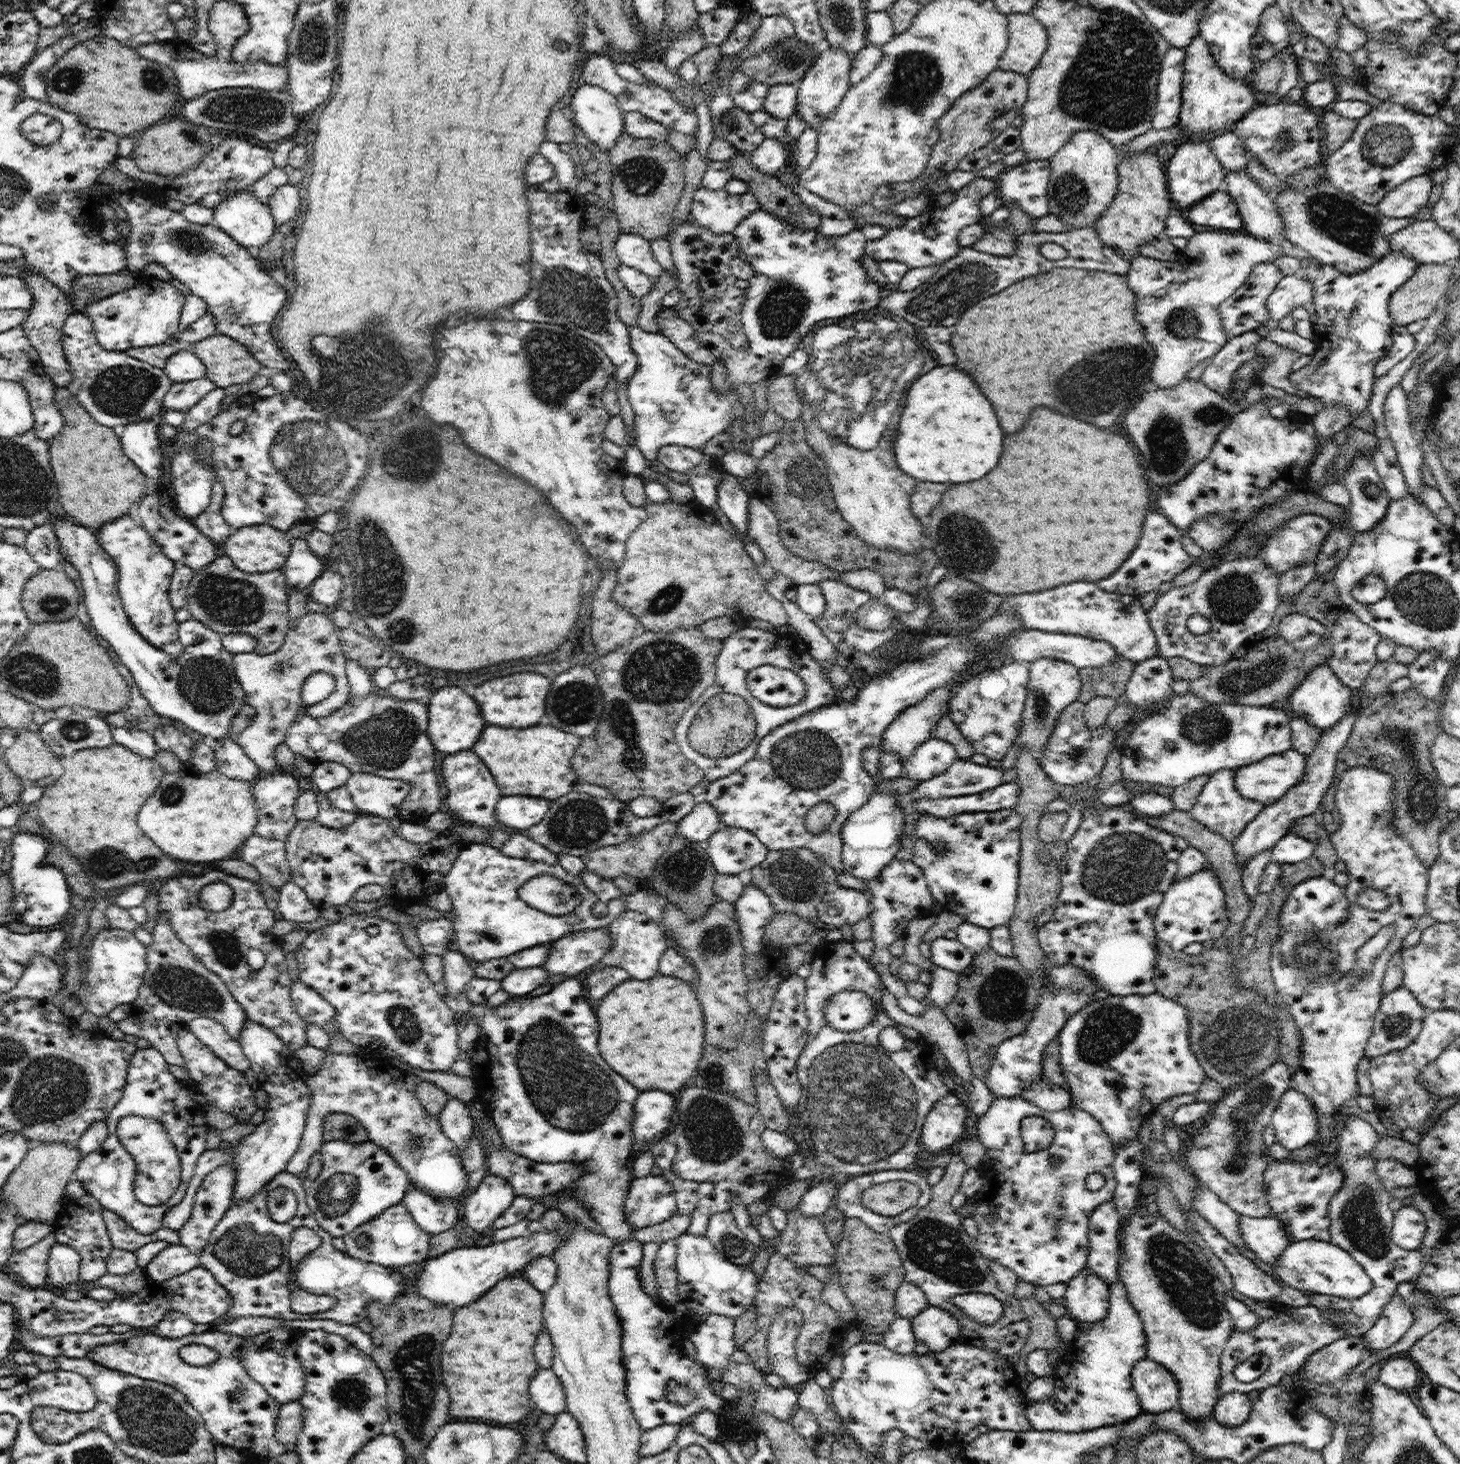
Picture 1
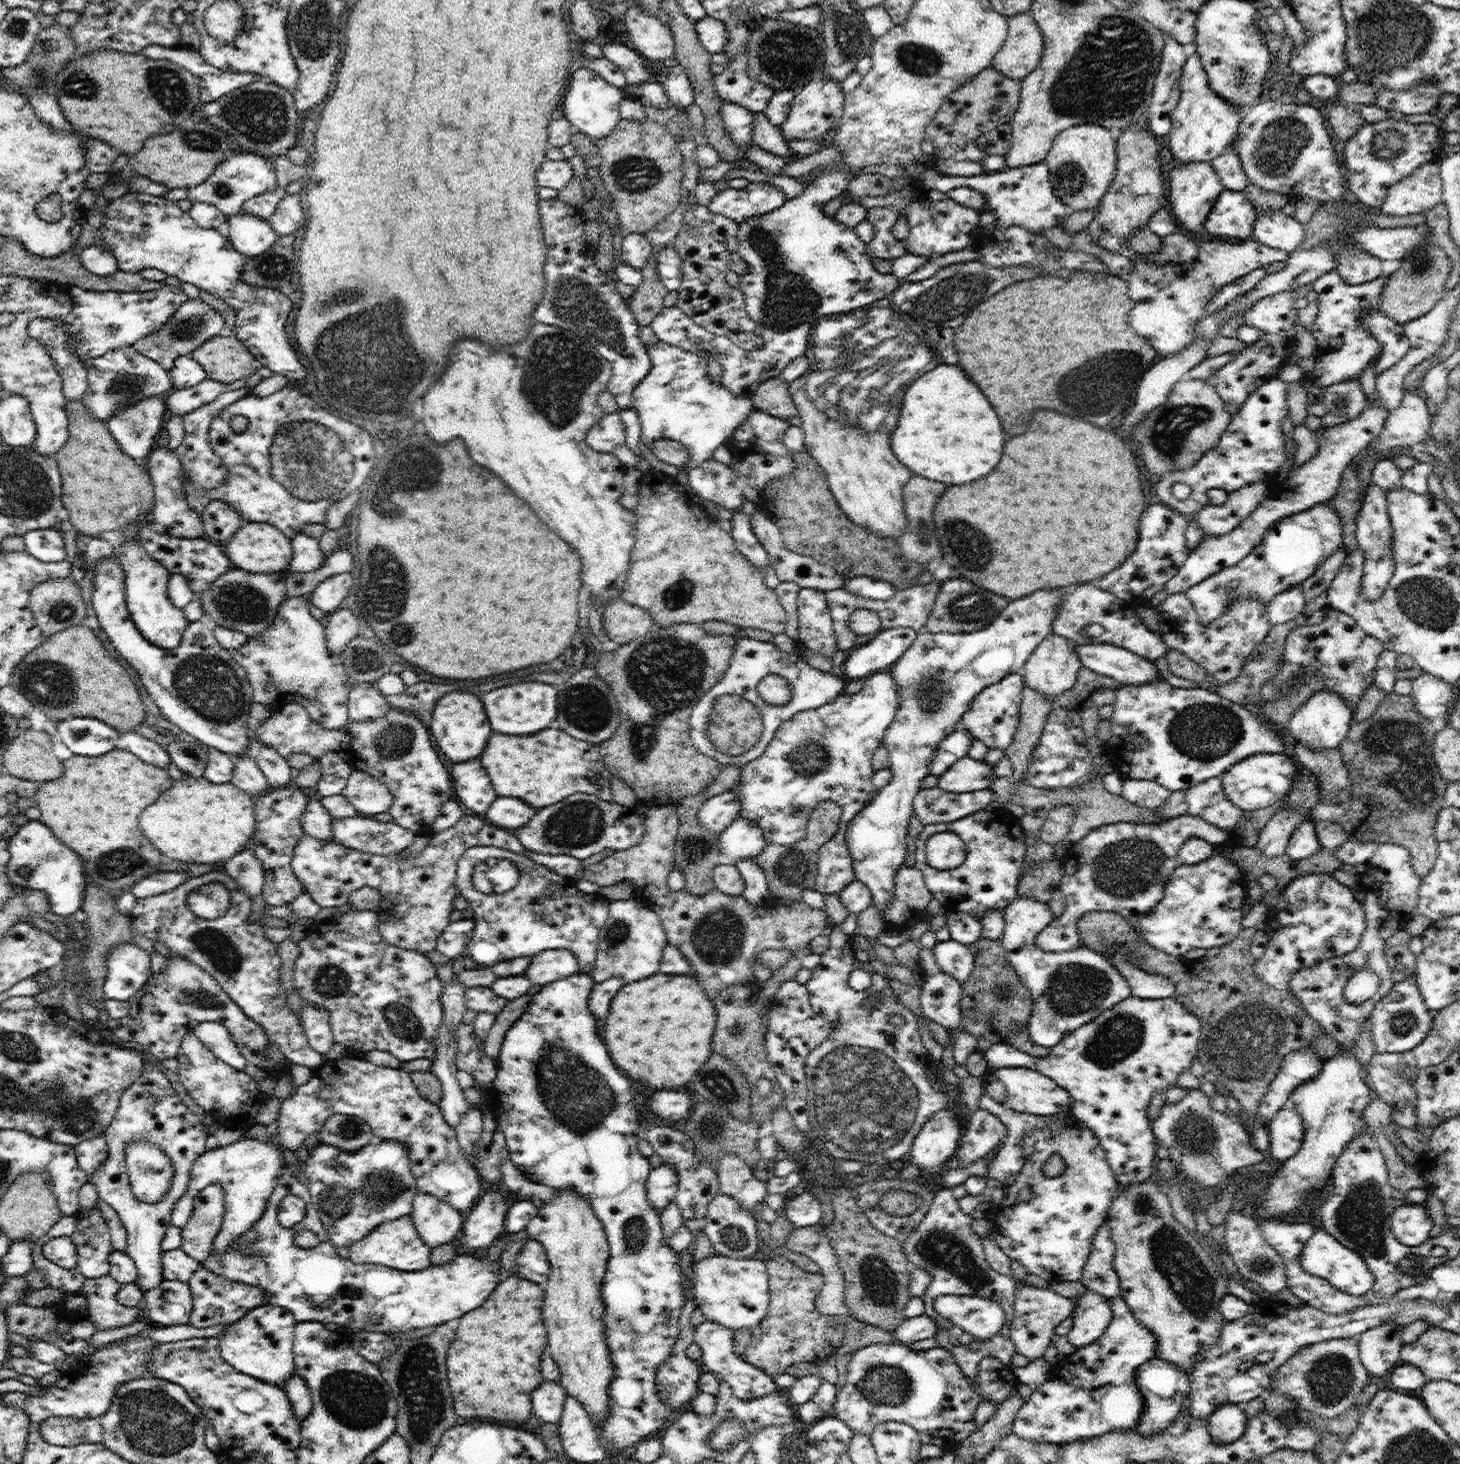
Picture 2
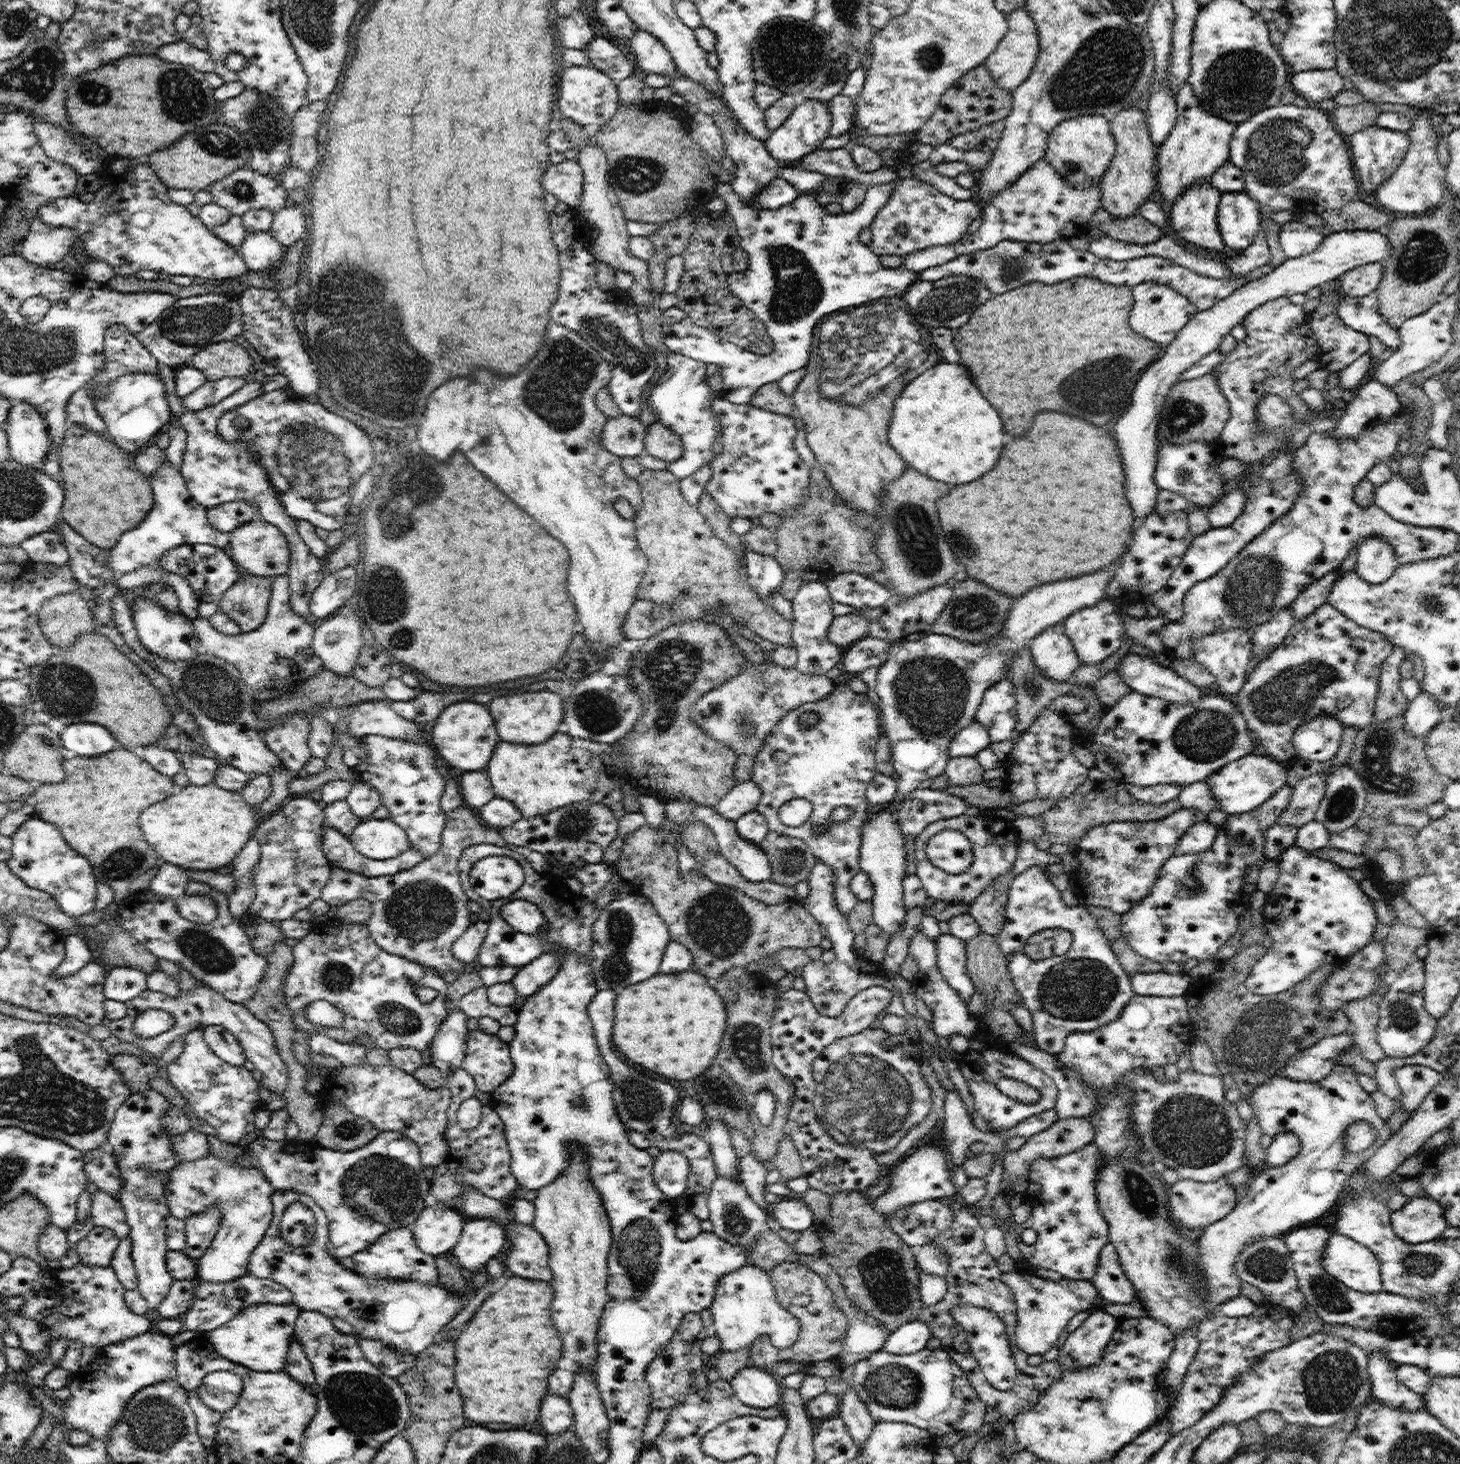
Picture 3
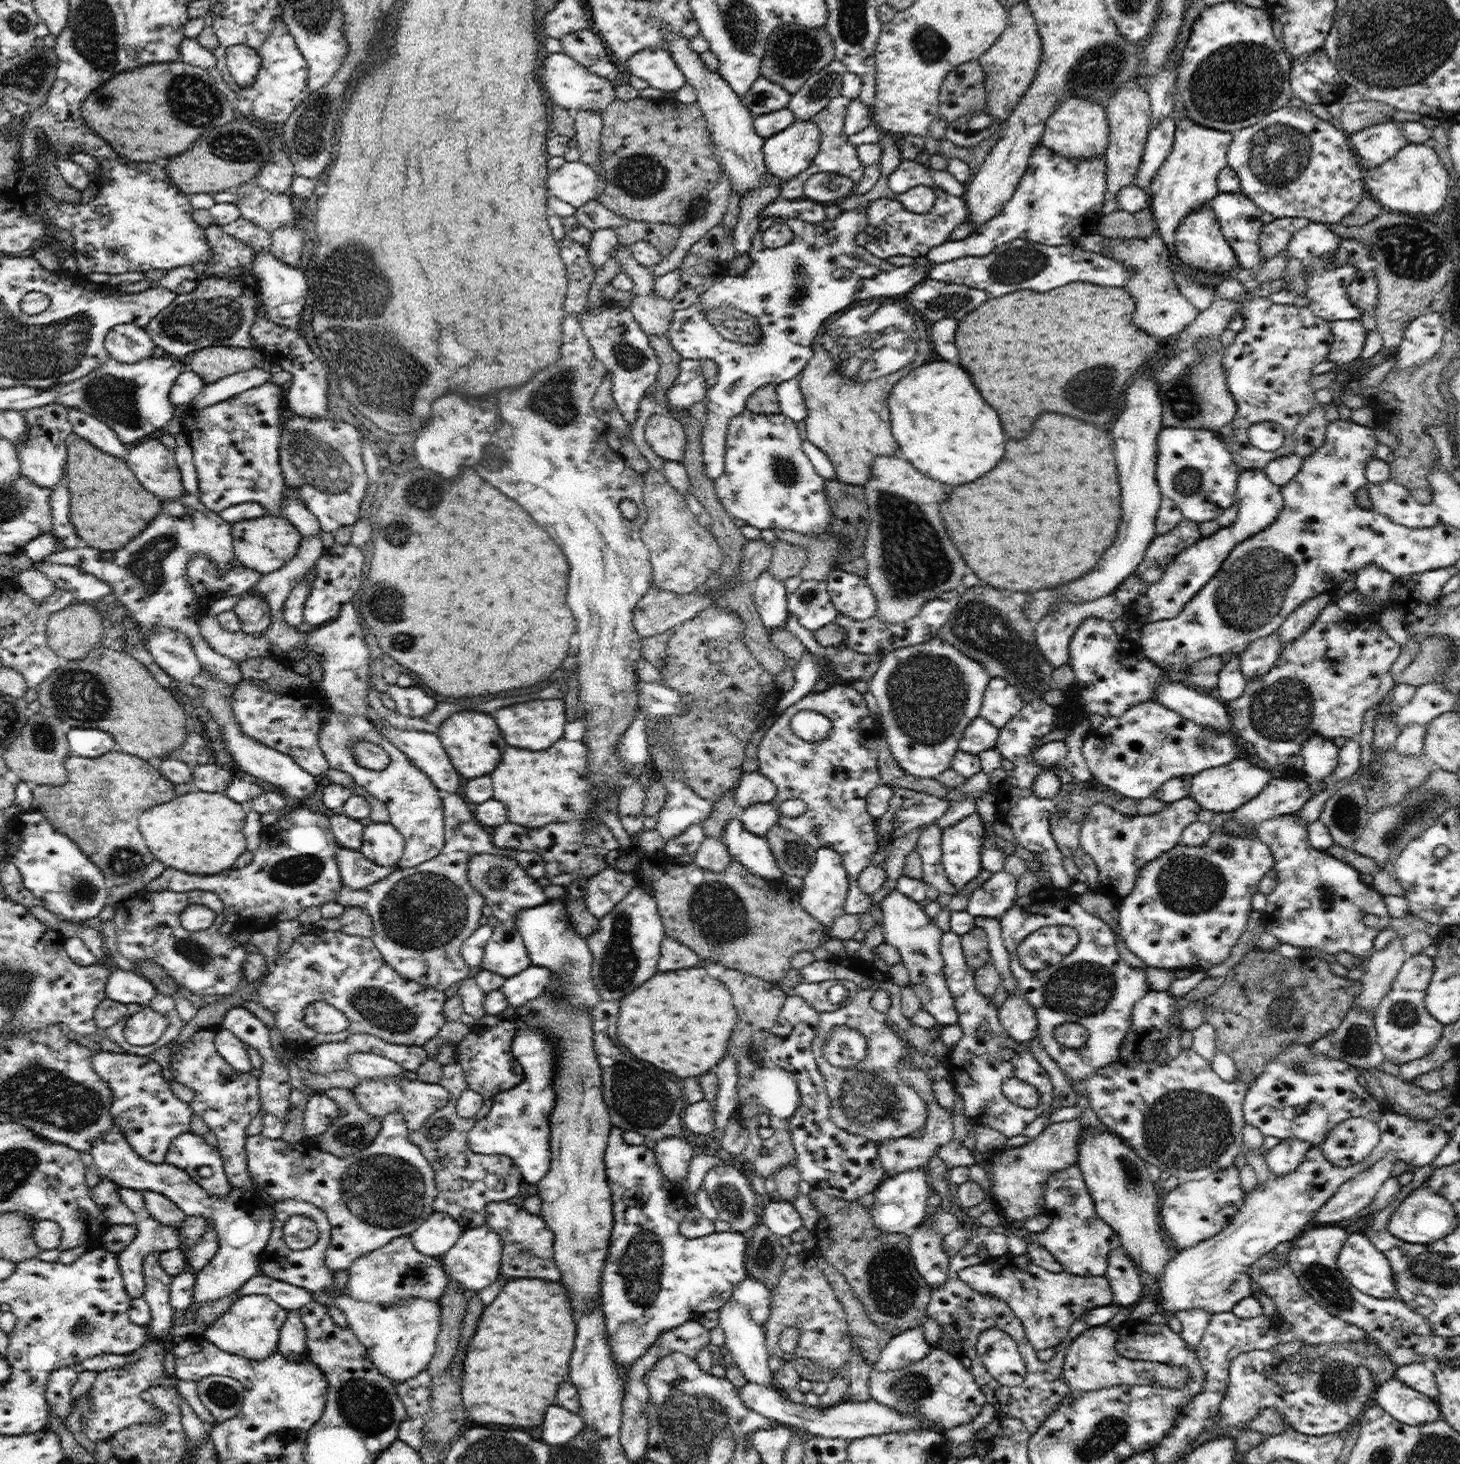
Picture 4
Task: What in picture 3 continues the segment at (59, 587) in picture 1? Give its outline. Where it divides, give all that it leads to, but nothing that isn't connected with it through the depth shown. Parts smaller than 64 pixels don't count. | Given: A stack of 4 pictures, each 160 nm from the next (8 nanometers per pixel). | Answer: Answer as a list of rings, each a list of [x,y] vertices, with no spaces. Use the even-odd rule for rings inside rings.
[[[79,591],[48,599],[37,617],[44,636],[56,648],[68,649],[80,635],[94,632],[92,612]]]

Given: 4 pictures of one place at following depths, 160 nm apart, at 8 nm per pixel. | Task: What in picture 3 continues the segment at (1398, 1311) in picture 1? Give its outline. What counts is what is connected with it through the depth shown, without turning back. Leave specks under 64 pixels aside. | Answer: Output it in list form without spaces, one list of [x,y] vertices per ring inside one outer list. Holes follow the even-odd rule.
[[[1374,1351],[1368,1355],[1367,1371],[1371,1378],[1372,1397],[1386,1406],[1393,1406],[1405,1412],[1416,1412],[1425,1406],[1423,1395],[1419,1395],[1397,1378],[1398,1364],[1390,1360],[1384,1351]]]

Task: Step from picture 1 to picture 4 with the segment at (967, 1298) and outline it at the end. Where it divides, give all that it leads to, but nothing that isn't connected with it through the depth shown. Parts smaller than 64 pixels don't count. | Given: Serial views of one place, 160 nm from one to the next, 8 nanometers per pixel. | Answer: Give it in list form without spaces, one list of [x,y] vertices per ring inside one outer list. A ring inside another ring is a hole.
[[[999,1327],[981,1332],[976,1343],[976,1354],[1001,1385],[1013,1387],[1025,1381],[1026,1369],[1018,1346]]]

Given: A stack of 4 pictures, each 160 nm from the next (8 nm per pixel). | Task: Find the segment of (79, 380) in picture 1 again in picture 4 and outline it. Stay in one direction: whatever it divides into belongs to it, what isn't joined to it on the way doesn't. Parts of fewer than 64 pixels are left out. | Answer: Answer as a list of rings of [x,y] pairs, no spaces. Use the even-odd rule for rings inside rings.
[[[136,324],[113,326],[106,334],[105,349],[118,362],[140,362],[153,355],[156,345],[145,327]]]

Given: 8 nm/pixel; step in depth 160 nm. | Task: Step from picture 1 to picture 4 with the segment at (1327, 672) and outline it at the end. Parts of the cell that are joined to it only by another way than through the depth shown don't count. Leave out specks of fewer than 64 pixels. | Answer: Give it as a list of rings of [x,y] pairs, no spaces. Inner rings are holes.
[[[1314,735],[1301,746],[1303,758],[1302,777],[1310,785],[1326,780],[1339,763],[1339,748],[1333,740]]]

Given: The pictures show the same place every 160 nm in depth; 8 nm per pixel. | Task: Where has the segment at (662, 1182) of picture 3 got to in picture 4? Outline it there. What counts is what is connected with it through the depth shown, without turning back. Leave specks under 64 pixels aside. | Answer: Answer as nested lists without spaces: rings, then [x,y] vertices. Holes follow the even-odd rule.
[[[670,1138],[656,1144],[653,1149],[662,1174],[674,1184],[686,1181],[688,1166],[694,1154],[692,1146],[684,1138]]]

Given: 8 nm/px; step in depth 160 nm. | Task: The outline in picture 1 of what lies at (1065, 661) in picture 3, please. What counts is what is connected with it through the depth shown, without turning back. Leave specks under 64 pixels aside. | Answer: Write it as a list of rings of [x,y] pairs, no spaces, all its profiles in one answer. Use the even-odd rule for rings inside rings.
[[[1038,658],[1029,664],[1029,683],[1027,684],[1027,699],[1023,710],[1023,719],[1018,729],[1018,737],[1005,754],[1001,761],[1003,770],[1015,768],[1016,757],[1020,747],[1030,747],[1036,752],[1037,757],[1041,756],[1046,743],[1050,740],[1056,722],[1064,707],[1076,701],[1082,683],[1076,666],[1056,658]]]

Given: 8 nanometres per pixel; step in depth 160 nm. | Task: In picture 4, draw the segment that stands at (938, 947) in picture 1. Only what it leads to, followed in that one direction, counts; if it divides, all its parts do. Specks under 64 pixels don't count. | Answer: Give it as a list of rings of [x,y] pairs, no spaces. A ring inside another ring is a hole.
[[[954,931],[943,933],[941,938],[940,950],[944,961],[944,972],[946,984],[955,1000],[955,1007],[958,1013],[957,1022],[963,1030],[963,1037],[954,1045],[949,1047],[949,1053],[944,1064],[949,1070],[951,1086],[955,1092],[962,1097],[964,1101],[965,1116],[974,1120],[988,1120],[988,1125],[1002,1132],[1006,1137],[1015,1137],[1023,1135],[1026,1126],[1042,1116],[1046,1110],[1052,1108],[1053,1085],[1044,1068],[1035,1057],[1035,1054],[1029,1049],[1029,1042],[1018,1042],[1015,1038],[1009,1036],[1008,1031],[1003,1029],[999,1021],[999,1008],[993,1003],[993,998],[984,996],[975,987],[973,968],[967,963],[961,947],[961,936]],[[1010,1078],[1018,1078],[1036,1088],[1040,1095],[1040,1102],[1036,1108],[1022,1108],[1012,1104],[1006,1096],[1002,1094],[1002,1085],[1004,1081]]]

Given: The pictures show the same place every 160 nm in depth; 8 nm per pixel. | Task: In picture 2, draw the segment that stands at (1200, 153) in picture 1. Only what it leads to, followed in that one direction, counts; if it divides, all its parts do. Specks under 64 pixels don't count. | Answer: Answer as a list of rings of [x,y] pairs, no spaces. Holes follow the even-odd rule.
[[[1180,162],[1168,172],[1166,180],[1167,205],[1183,231],[1202,232],[1214,203],[1225,190],[1218,173],[1209,162]]]

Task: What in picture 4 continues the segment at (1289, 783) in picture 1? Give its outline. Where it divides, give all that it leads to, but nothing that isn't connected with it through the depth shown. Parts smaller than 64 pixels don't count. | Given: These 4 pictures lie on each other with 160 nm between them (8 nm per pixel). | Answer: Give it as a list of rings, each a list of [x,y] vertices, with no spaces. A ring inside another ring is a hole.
[[[1236,758],[1227,765],[1203,770],[1193,775],[1189,797],[1193,798],[1202,809],[1213,810],[1215,813],[1232,812],[1245,802],[1252,800],[1276,775],[1264,765],[1252,765],[1249,761]]]

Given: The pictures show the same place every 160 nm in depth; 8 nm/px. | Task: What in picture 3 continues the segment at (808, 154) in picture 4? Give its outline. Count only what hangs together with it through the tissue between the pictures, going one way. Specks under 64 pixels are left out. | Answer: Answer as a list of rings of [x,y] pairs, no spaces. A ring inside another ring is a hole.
[[[806,98],[800,106],[792,111],[792,115],[780,126],[774,130],[773,134],[764,141],[766,151],[777,161],[785,165],[792,165],[800,161],[807,154],[817,151],[822,142],[830,136],[832,126],[832,117],[830,117],[829,102],[822,102],[815,98]]]

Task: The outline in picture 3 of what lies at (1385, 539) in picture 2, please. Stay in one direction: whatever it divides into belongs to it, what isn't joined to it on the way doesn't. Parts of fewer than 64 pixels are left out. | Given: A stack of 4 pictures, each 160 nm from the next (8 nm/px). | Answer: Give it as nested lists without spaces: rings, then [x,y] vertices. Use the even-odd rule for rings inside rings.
[[[1369,536],[1357,548],[1355,571],[1369,585],[1382,585],[1398,568],[1395,550],[1381,536]]]

